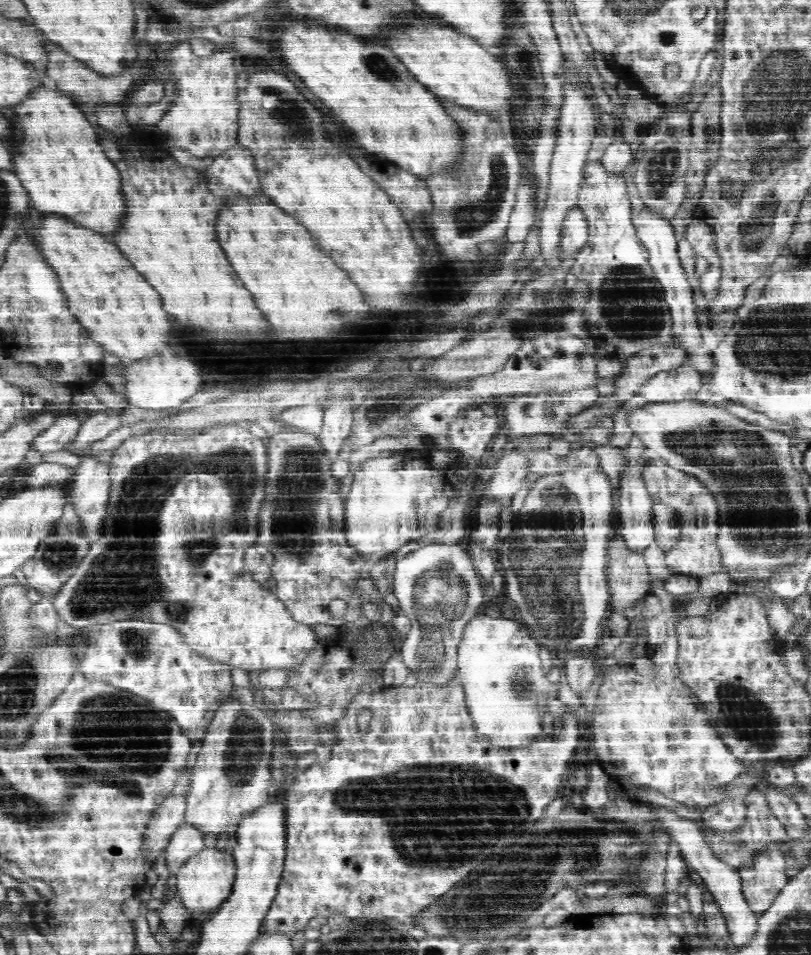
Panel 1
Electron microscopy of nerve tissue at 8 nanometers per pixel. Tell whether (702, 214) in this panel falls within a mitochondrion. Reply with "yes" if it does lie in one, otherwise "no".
no

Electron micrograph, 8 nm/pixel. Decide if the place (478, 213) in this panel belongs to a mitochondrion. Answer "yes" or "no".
yes

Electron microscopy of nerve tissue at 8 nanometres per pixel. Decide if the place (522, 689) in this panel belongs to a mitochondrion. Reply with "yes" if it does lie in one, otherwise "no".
yes

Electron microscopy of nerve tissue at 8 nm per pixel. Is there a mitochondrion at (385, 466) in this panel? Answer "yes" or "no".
no

